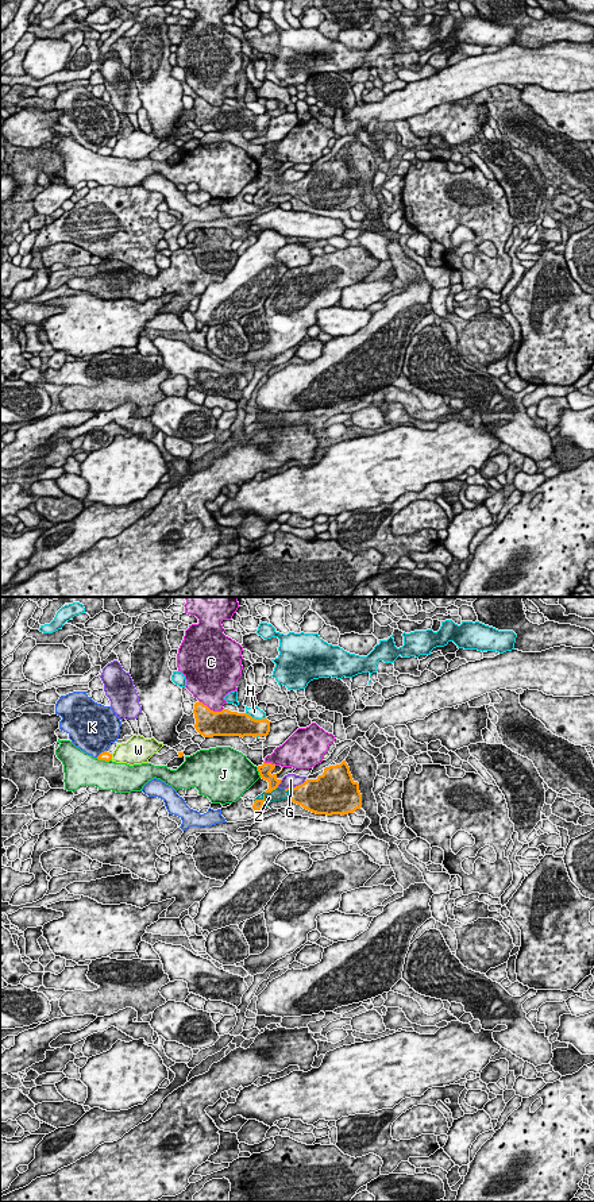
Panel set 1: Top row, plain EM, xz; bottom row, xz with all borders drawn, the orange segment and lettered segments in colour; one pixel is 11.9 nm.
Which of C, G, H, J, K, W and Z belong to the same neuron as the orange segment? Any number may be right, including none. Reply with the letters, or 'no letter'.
Z

